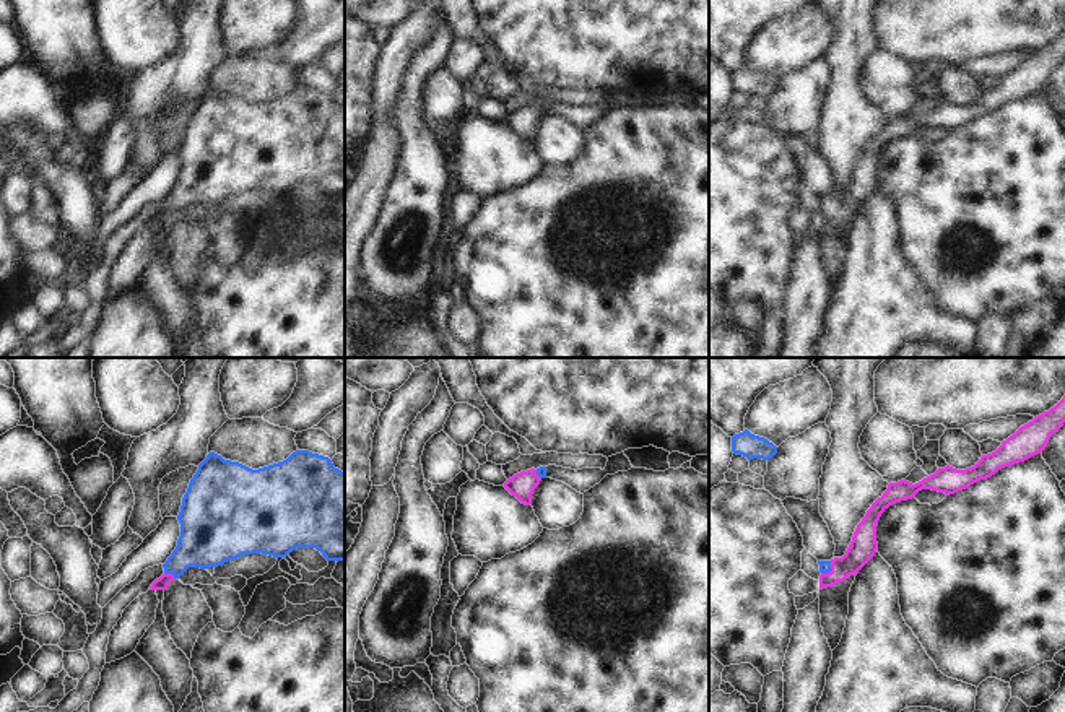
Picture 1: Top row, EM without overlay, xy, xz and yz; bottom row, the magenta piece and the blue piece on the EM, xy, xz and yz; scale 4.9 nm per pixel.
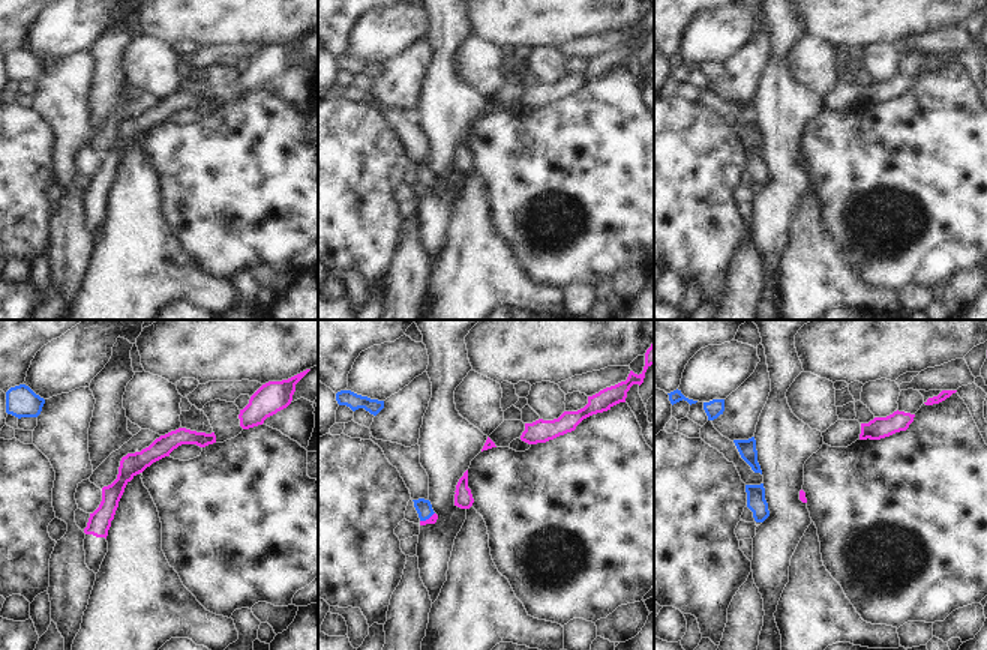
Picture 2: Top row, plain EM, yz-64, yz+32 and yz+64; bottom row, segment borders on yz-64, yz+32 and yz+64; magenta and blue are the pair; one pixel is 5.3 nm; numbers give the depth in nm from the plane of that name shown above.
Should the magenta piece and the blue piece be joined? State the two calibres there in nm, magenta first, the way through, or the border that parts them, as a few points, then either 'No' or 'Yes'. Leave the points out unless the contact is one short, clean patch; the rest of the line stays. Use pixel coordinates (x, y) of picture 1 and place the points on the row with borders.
Thickness 60 nm (magenta) against 280 nm. Path across: xy (160, 584), (169, 574), (207, 540). Yes.

